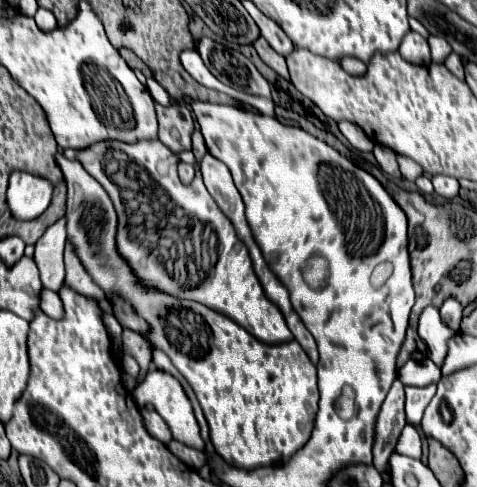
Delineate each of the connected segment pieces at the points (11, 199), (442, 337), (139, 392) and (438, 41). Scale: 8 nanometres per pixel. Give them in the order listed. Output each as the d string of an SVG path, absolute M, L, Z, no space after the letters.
M14 171L8 185L8 205L14 219L32 221L40 217L50 205L52 191L52 181L26 171Z
M426 307L420 313L418 335L427 345L428 358L441 367L448 351L448 339L452 339L456 331L442 321L438 307Z
M150 371L144 381L138 385L133 391L133 398L138 406L151 404L155 410L160 413L160 417L166 421L168 429L172 431L172 437L188 447L194 447L194 443L204 443L200 437L200 429L196 423L196 417L192 413L192 405L182 389L182 385L178 383L178 379L174 379L170 373L164 371Z
M428 37L428 45L430 45L430 55L432 55L432 63L444 63L444 59L452 53L452 47L448 45L448 41L444 41L442 37Z

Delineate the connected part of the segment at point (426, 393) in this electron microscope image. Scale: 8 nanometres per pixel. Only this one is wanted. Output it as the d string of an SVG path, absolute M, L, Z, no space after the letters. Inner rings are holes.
M436 383L426 387L406 387L406 419L412 425L420 425L422 413L436 393Z

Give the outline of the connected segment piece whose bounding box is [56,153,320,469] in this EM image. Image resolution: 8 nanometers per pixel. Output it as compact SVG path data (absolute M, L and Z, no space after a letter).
M56 153L56 163L62 169L64 179L68 183L68 209L66 209L68 239L74 243L80 261L84 263L86 271L104 289L108 297L112 297L112 293L118 291L126 301L130 301L130 305L134 305L140 317L148 323L150 327L148 337L154 343L154 347L162 349L172 359L176 369L186 377L186 381L194 389L204 409L204 417L210 425L210 441L214 443L216 453L226 463L242 469L286 463L310 439L314 417L318 411L320 396L317 368L310 361L310 357L304 353L304 349L296 341L266 345L256 337L252 337L246 329L242 329L226 315L220 315L196 301L176 299L172 295L164 295L160 291L144 289L142 285L138 285L136 277L132 277L132 269L128 269L128 265L124 265L122 257L118 257L116 253L116 241L114 241L116 211L112 207L108 193L92 175L86 173L80 161L68 161L62 153Z

